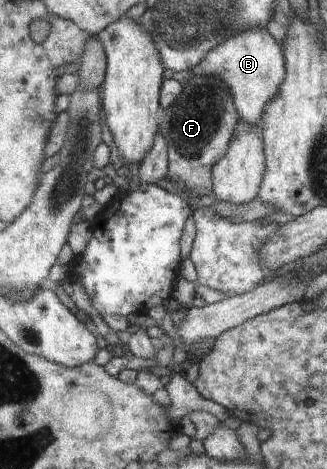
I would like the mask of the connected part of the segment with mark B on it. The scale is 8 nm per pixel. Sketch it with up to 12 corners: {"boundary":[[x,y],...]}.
{"boundary":[[265,27],[209,50],[193,72],[223,80],[240,118],[261,125],[287,63]]}

